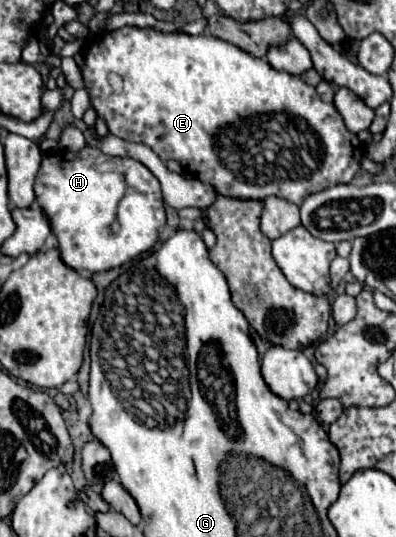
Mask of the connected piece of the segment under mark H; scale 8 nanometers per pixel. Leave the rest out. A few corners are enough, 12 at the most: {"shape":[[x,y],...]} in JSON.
{"shape":[[93,146],[45,154],[35,196],[73,270],[165,228],[157,178]]}

